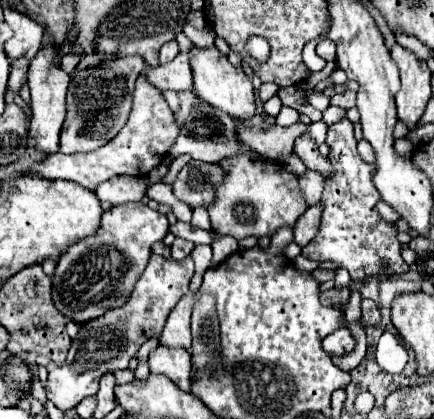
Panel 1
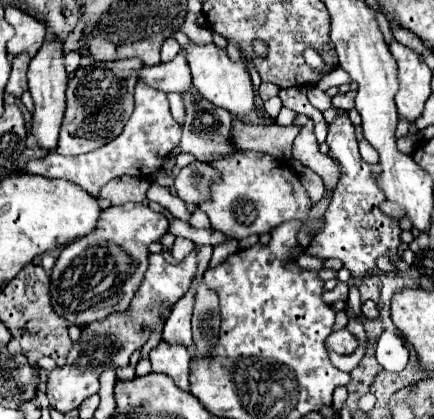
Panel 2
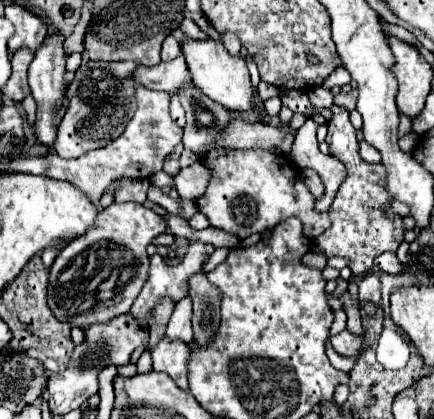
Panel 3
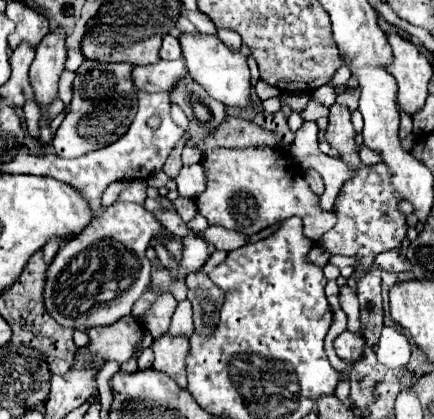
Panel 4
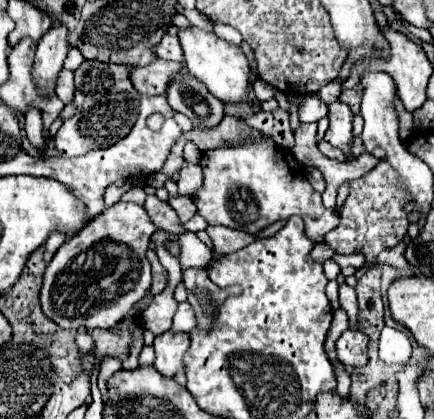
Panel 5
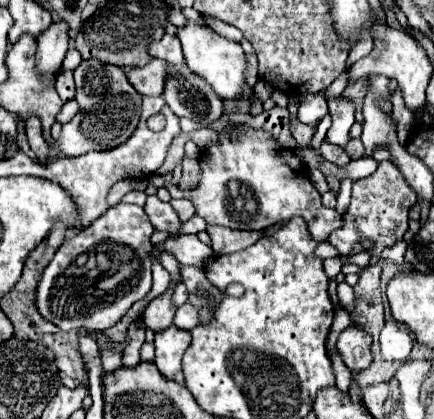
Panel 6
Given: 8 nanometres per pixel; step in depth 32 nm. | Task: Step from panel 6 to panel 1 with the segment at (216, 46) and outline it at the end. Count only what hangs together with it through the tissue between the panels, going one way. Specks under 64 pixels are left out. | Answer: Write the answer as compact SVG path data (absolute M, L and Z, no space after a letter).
M216 46L212 48L190 48L190 66L192 66L192 76L194 76L194 92L214 108L220 108L234 116L236 120L248 120L256 112L254 104L254 88L250 78L246 76L242 66L232 66Z

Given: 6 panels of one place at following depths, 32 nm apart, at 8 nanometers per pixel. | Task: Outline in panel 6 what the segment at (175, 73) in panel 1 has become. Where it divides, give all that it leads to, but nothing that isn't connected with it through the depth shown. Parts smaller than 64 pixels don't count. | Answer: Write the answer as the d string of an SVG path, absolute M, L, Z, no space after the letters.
M150 60L142 68L130 68L126 74L128 74L128 82L142 96L160 96L164 90L166 64L162 64L162 60Z

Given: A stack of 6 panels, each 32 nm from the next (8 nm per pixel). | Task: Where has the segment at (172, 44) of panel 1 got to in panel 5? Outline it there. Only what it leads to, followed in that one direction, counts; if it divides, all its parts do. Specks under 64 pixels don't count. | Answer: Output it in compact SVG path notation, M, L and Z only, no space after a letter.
M164 36L160 40L160 44L154 46L154 54L158 58L164 58L164 60L174 60L174 62L184 62L182 58L182 48L180 48L180 42L176 36Z

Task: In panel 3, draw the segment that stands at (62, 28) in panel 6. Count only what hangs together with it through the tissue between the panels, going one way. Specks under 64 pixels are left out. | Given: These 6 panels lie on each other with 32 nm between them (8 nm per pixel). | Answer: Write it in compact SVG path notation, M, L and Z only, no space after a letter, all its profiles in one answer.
M52 34L44 40L44 44L36 50L36 56L30 64L28 70L28 82L32 88L32 96L38 104L38 118L36 118L36 138L40 144L44 146L52 146L54 138L56 138L56 126L54 120L58 118L58 112L54 112L56 102L62 102L62 78L64 78L64 64L66 64L66 52L64 52L64 36L62 34Z

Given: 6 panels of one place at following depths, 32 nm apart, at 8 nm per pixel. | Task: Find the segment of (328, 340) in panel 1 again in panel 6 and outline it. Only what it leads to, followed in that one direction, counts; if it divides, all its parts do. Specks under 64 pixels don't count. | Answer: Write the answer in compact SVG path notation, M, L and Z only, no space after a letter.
M348 326L338 338L338 352L350 370L366 370L372 364L372 336L360 326Z

